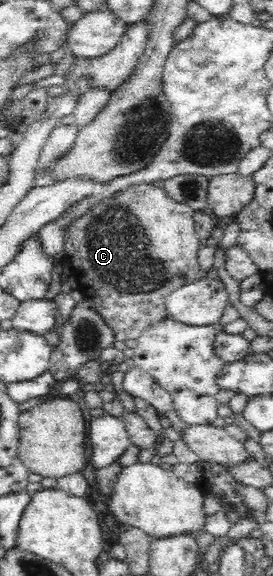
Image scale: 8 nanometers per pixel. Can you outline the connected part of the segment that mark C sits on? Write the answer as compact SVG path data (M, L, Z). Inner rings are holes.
M152 183L139 184L102 201L88 214L73 220L66 231L62 263L70 263L70 278L77 281L77 288L85 298L95 302L97 313L113 329L115 340L138 339L148 326L166 320L168 296L180 286L196 280L198 252L202 247L195 232L195 212L187 204L169 199L164 188L157 188Z

